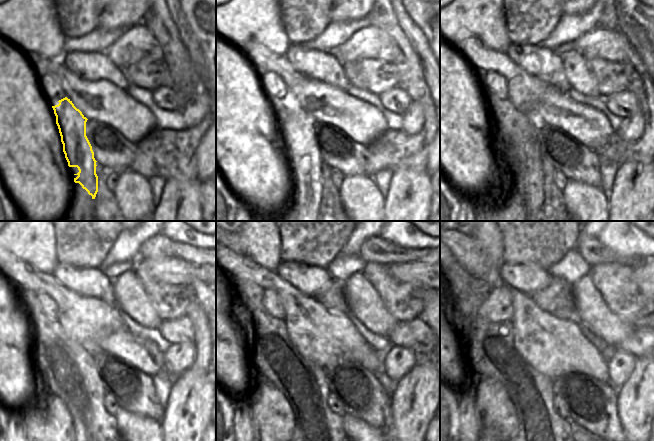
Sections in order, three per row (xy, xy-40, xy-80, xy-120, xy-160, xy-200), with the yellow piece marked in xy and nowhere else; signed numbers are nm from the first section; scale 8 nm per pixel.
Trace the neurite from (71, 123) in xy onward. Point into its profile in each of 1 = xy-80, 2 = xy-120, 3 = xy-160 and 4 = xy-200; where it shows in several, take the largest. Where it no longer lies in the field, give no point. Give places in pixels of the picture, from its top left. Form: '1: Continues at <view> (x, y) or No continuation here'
1: Continues at xy-80 (519, 145)
2: Continues at xy-120 (61, 374)
3: Continues at xy-160 (294, 388)
4: Continues at xy-200 (494, 357)

